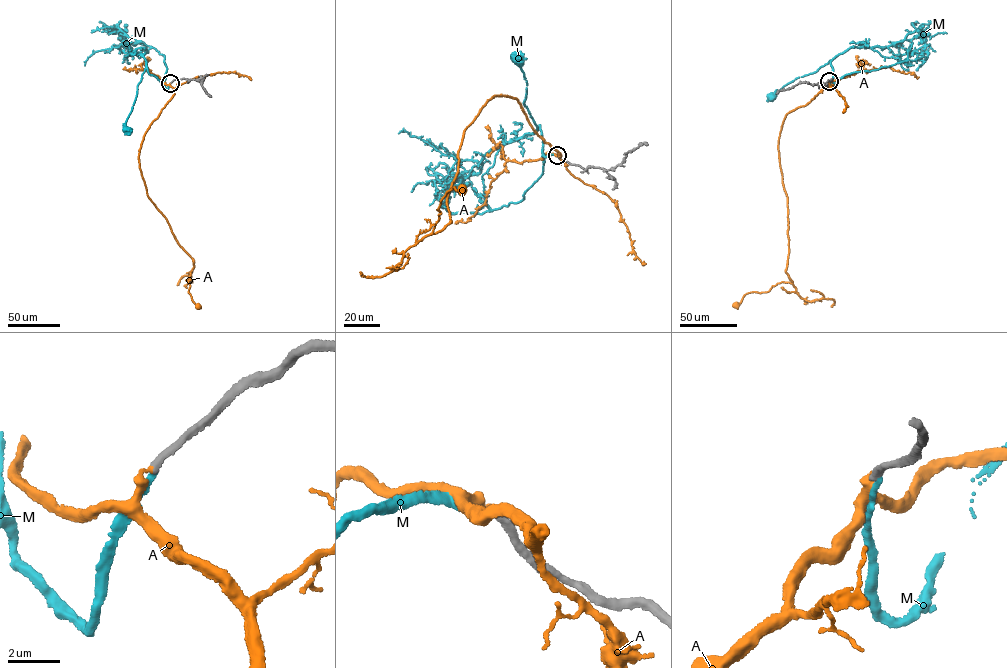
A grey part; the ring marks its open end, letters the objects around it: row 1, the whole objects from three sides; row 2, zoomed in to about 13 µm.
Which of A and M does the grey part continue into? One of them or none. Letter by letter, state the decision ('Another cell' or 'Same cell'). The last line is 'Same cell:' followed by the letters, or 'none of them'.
A: Same cell
M: Another cell
Same cell: A

